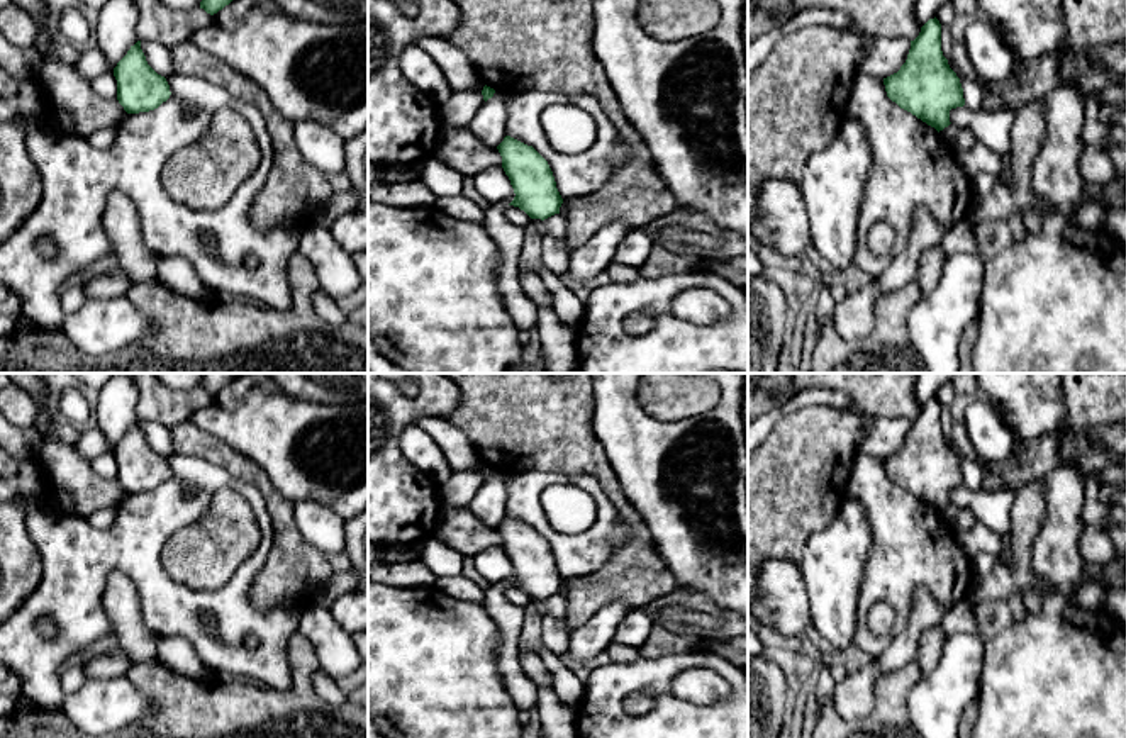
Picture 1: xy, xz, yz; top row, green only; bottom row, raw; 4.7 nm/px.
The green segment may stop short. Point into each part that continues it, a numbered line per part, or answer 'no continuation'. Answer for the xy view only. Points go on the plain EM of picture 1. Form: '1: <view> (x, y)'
no continuation

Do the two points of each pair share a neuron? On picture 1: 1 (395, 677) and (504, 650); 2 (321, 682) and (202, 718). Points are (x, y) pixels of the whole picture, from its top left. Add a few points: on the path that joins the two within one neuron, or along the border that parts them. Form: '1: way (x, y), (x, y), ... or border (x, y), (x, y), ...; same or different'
1: border (487, 613), (499, 633), (497, 672), (507, 691); different
2: border (319, 669), (314, 691), (329, 704), (343, 704); different

